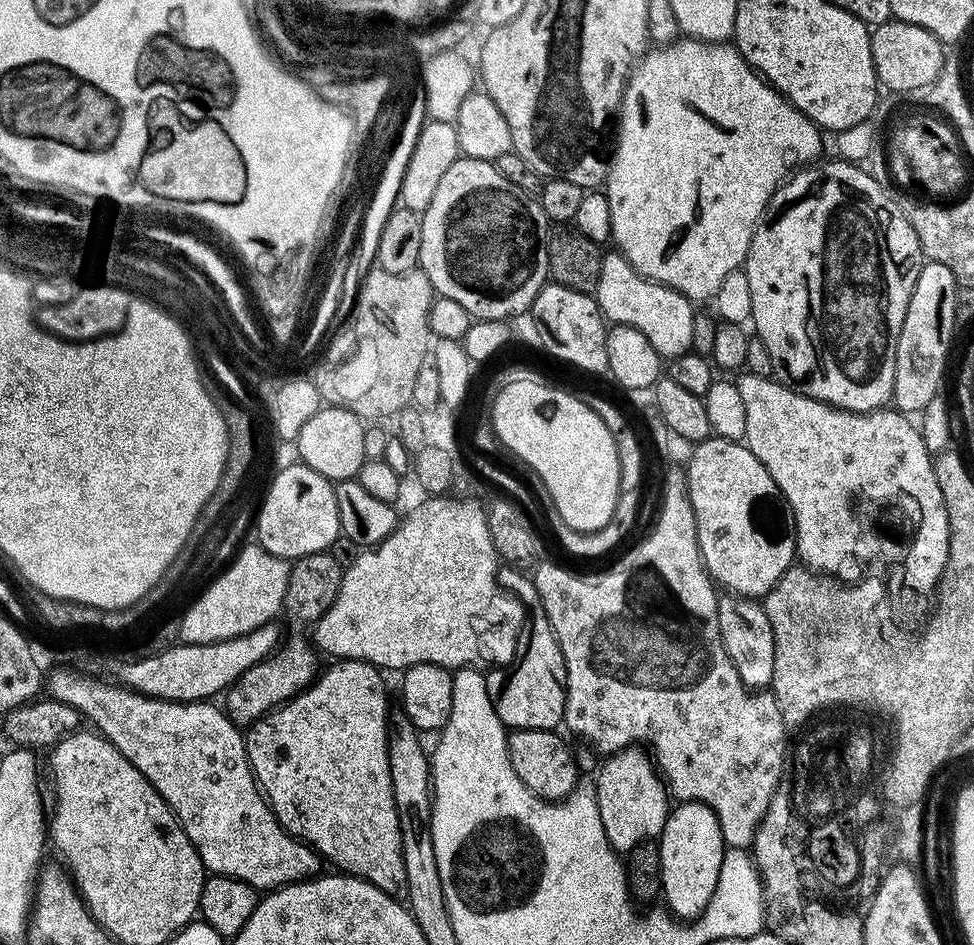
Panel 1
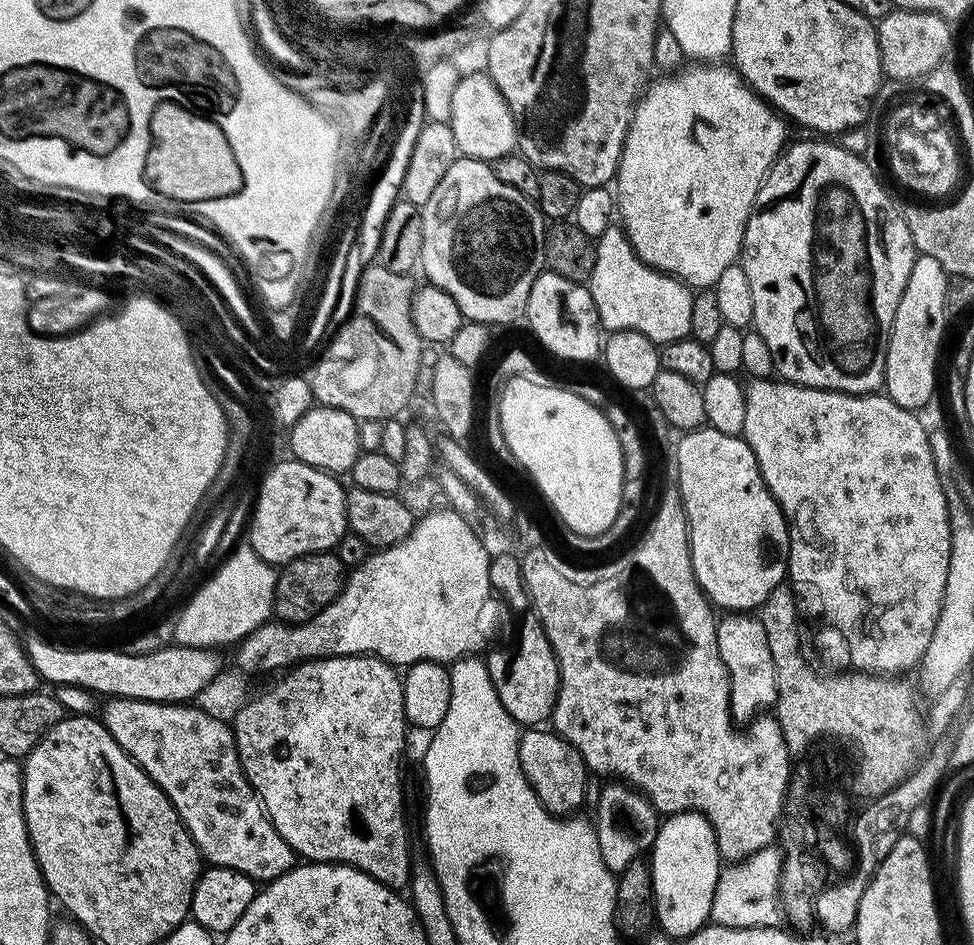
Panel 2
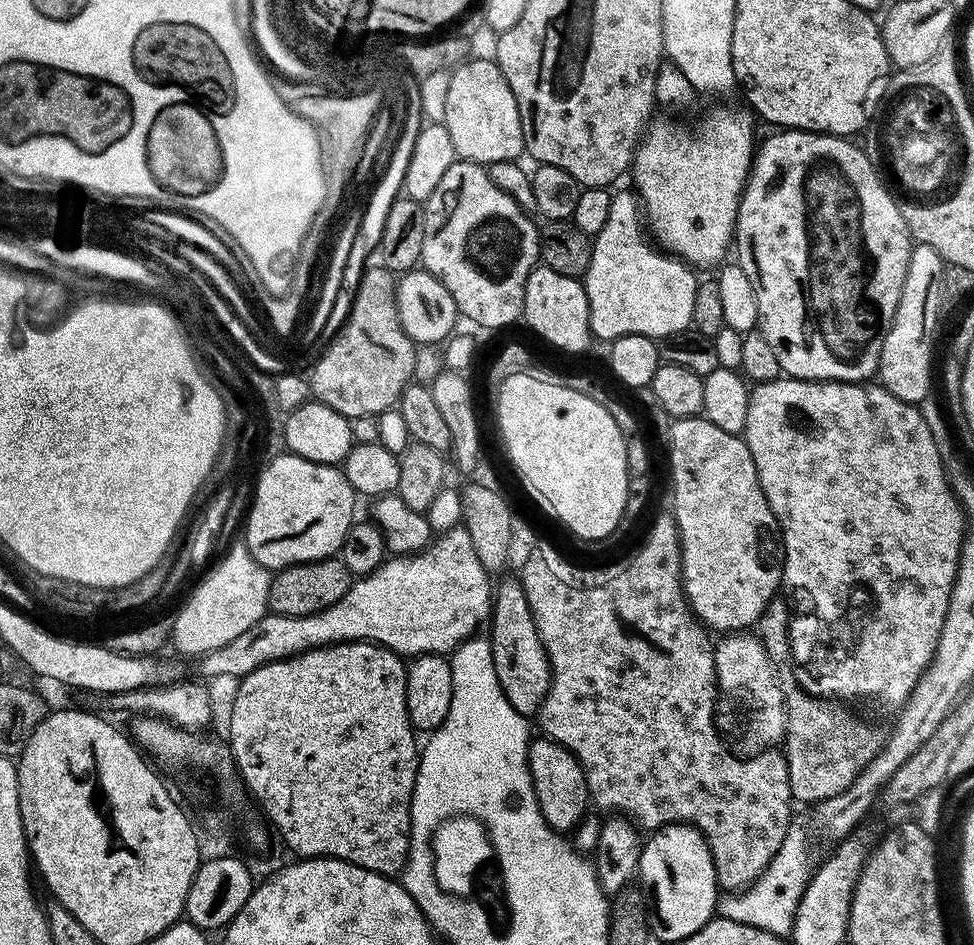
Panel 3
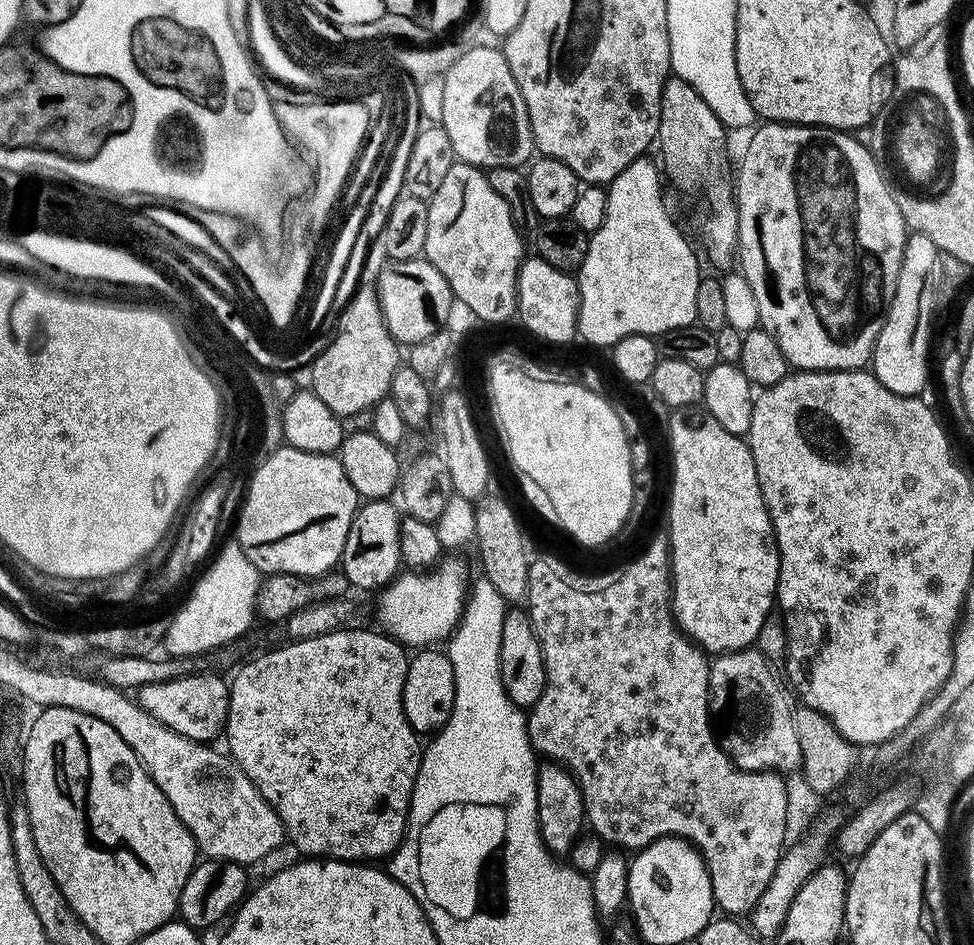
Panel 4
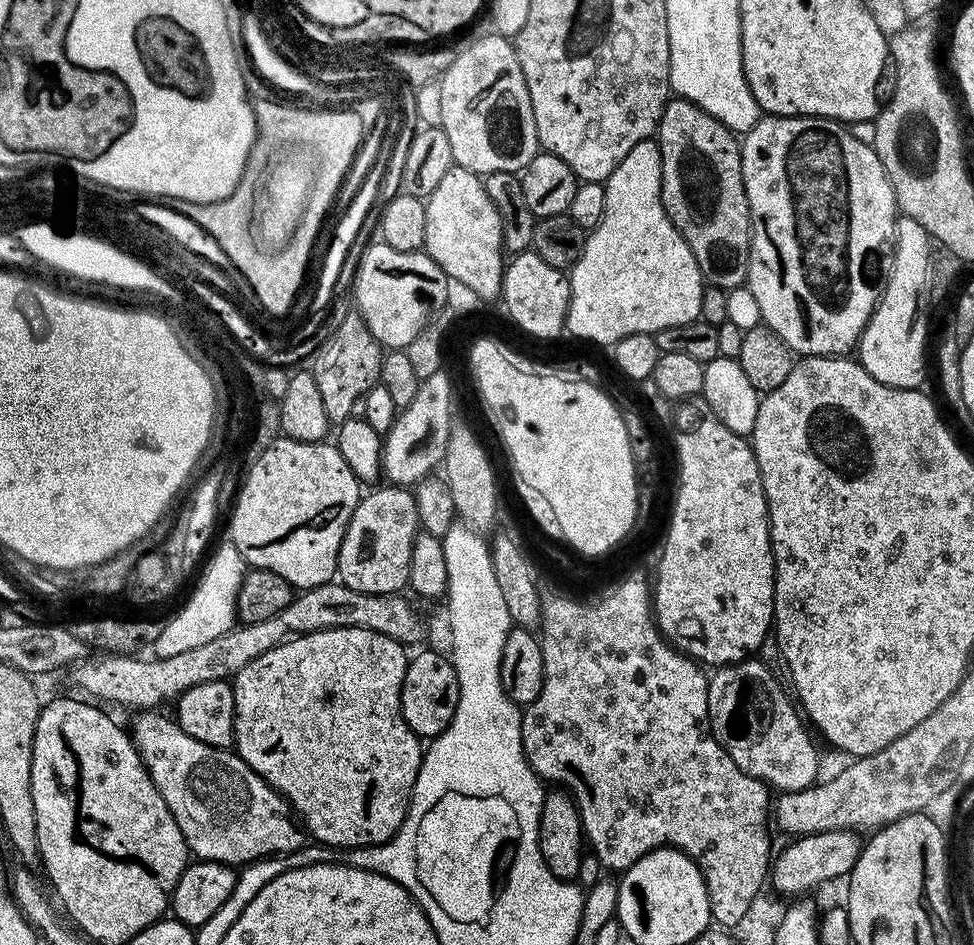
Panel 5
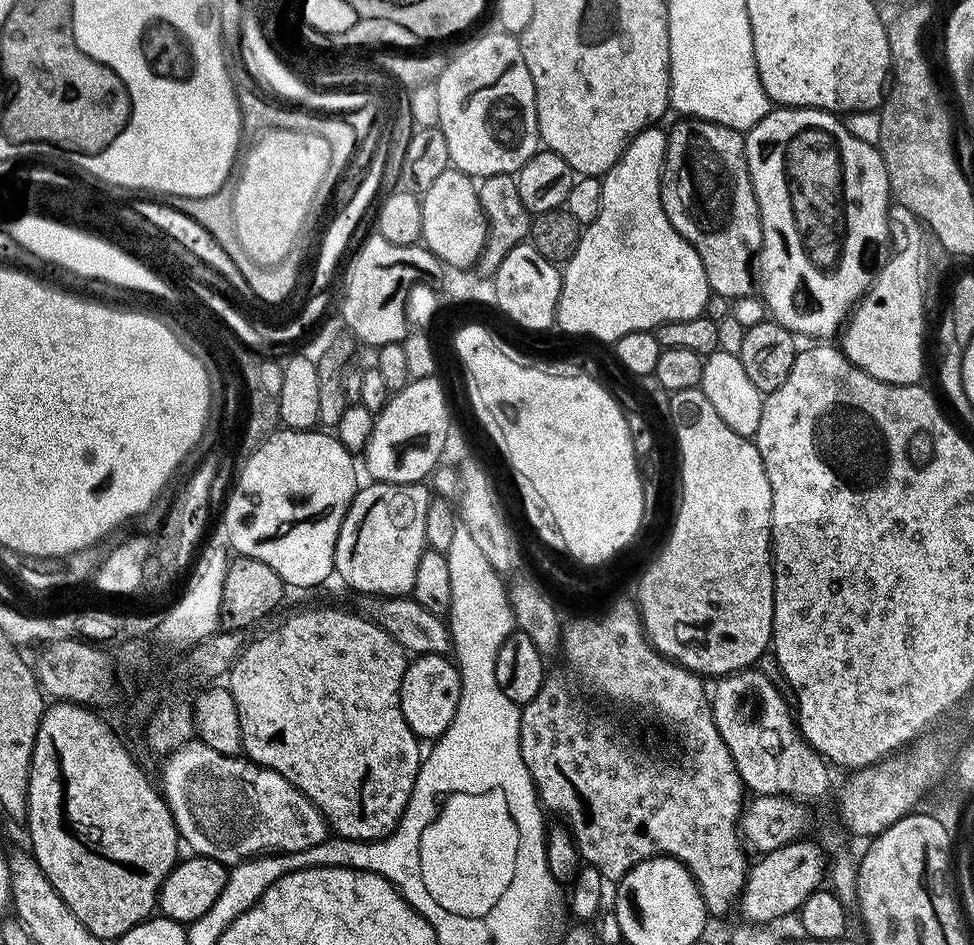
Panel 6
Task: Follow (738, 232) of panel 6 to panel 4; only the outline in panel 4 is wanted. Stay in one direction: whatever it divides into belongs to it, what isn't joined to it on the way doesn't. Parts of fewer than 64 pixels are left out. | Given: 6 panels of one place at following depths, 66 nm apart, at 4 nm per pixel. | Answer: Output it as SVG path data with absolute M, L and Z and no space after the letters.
M675 74L669 75L668 80L664 83L664 89L660 95L660 134L658 137L658 148L660 144L660 156L662 161L662 172L668 180L688 199L688 204L693 208L693 218L696 219L696 228L700 231L700 240L704 243L704 252L708 255L708 260L716 268L724 268L728 270L733 267L734 261L738 256L736 243L738 242L738 210L736 209L736 194L734 191L734 168L728 165L728 140L726 137L726 129L724 123L718 118L718 114L714 114L714 110L710 110L710 106L706 106L706 102L702 102L702 98L698 94L698 90L694 90L694 86L687 84L682 78L678 78Z

